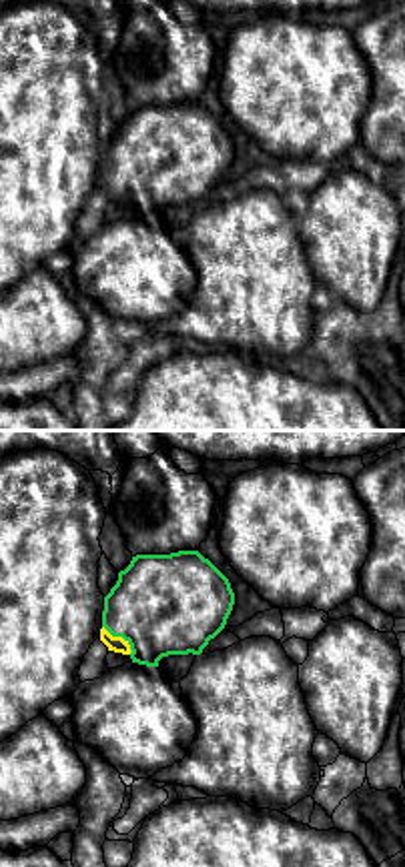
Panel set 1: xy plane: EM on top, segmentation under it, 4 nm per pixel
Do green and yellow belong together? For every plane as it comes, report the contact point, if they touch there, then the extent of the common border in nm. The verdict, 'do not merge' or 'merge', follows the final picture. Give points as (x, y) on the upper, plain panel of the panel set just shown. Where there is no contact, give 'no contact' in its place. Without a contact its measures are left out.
meets green at (119, 187); contact 170 nm long

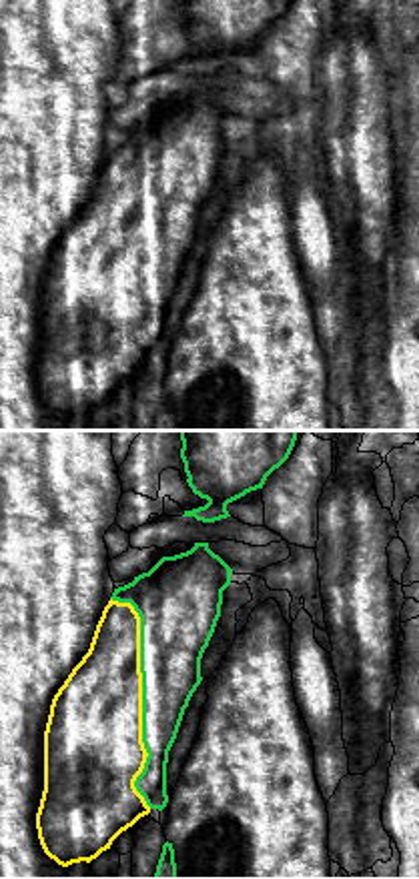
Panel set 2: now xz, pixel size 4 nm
meets green at (143, 249); contact 850 nm long

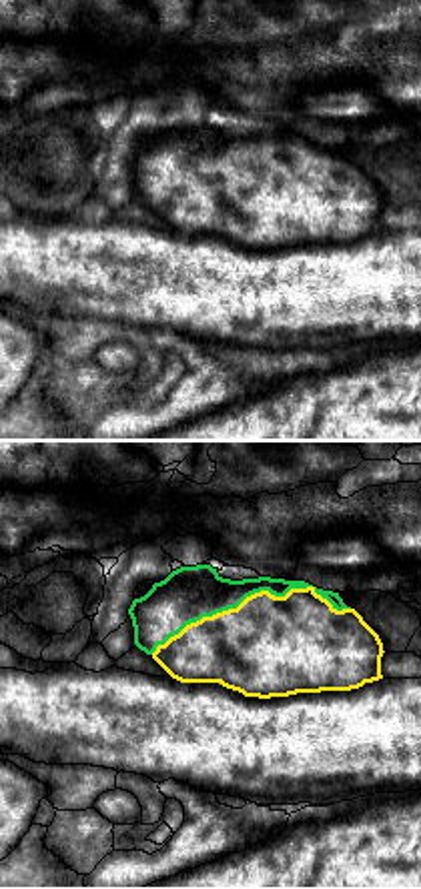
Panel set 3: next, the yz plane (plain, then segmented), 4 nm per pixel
meets green at (249, 147); contact 800 nm long

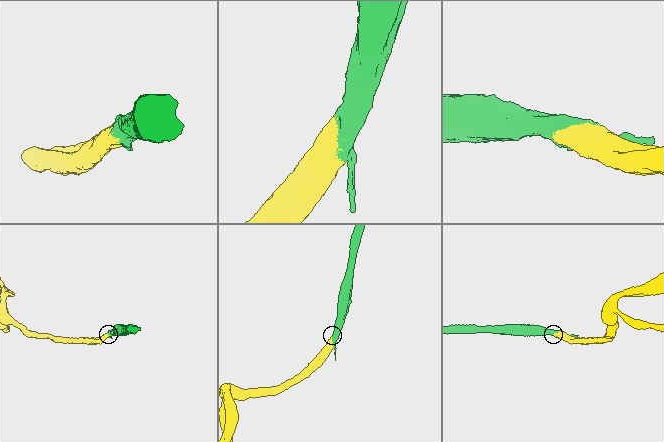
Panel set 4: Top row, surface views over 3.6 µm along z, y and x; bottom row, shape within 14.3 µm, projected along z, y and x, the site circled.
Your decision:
merge

